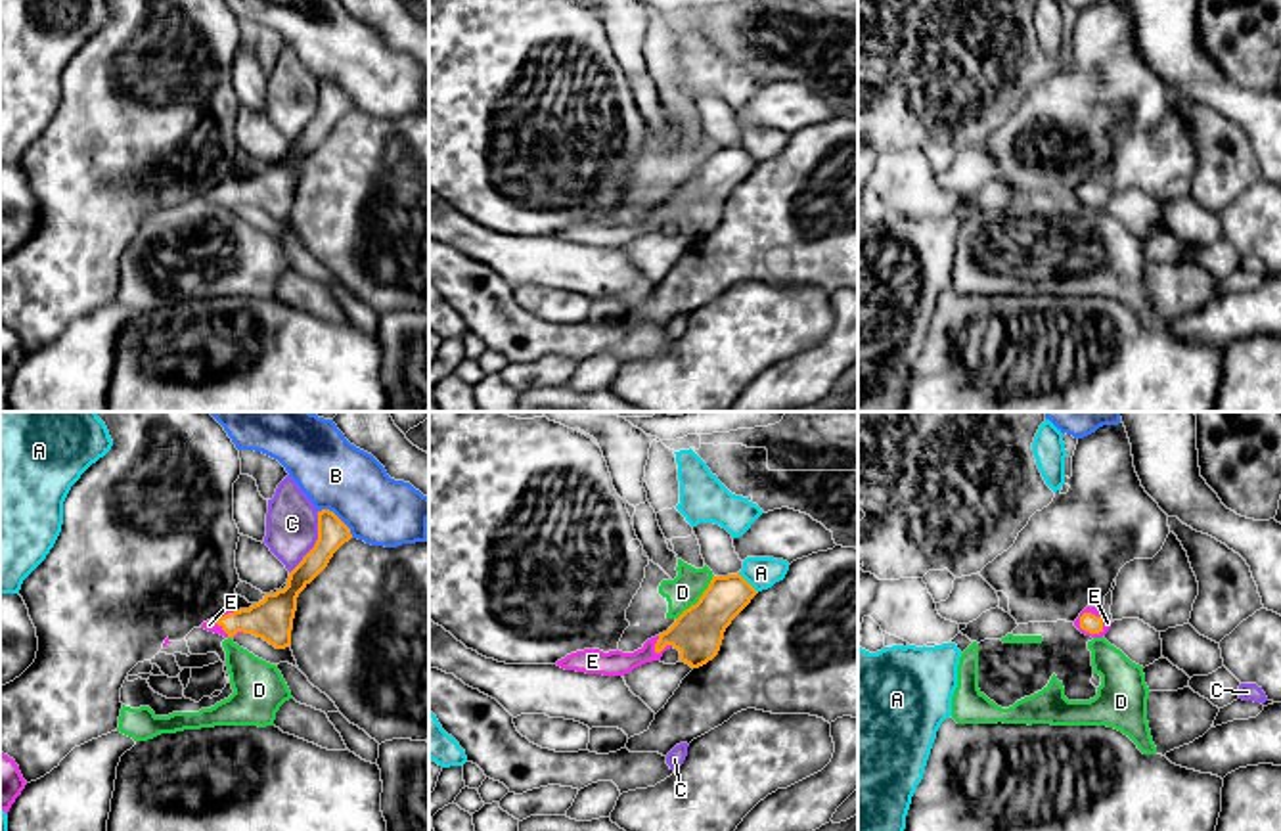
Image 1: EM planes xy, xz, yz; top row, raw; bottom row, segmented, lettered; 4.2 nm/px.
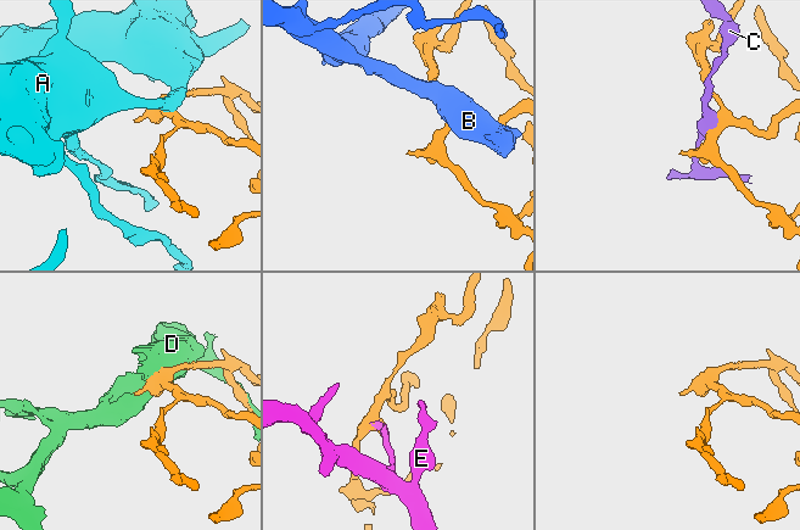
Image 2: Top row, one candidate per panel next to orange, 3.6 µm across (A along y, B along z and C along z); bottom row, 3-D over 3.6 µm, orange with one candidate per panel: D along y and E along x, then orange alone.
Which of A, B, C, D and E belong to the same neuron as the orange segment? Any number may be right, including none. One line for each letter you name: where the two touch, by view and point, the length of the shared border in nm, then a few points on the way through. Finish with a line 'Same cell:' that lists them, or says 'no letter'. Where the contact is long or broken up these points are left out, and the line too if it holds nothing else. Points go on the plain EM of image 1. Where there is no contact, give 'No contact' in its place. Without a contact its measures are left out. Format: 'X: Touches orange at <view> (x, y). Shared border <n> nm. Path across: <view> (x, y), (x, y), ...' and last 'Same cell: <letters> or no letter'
E: Touches orange at yz (1088, 202). Shared border 130 nm. Path across: yz (1090, 194), (1088, 202), (1098, 203), (1107, 194)
Same cell: E

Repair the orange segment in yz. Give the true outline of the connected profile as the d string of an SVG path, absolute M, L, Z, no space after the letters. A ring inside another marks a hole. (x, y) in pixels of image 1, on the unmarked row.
M1086 178L1080 188L1074 191L1074 197L1091 209L1103 209L1111 199L1109 188L1095 178Z

